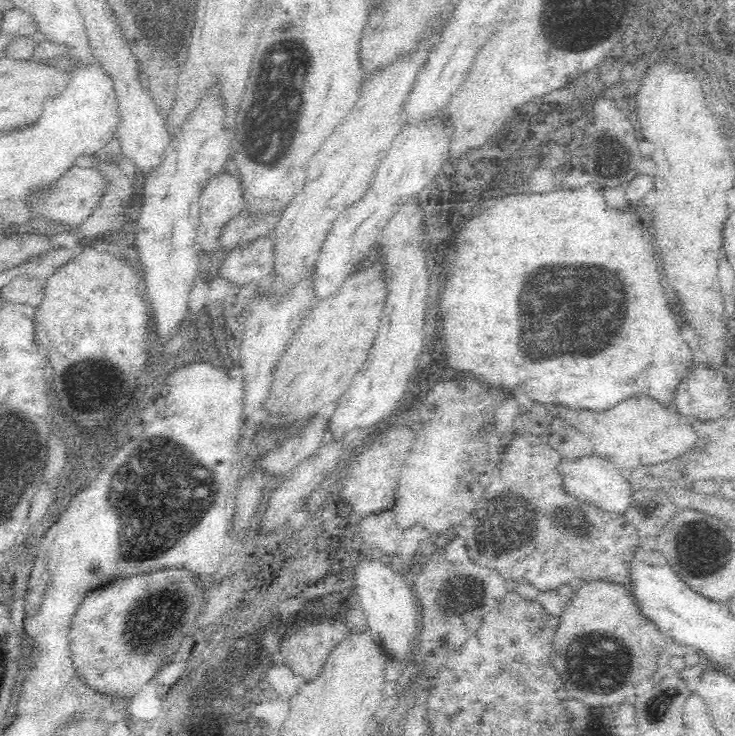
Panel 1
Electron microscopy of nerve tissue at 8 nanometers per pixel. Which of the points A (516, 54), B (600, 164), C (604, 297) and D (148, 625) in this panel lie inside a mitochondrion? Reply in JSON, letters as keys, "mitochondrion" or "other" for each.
{"A":"other","B":"other","C":"mitochondrion","D":"mitochondrion"}

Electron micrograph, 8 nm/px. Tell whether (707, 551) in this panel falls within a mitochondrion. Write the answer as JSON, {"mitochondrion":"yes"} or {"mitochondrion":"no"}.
{"mitochondrion":"yes"}

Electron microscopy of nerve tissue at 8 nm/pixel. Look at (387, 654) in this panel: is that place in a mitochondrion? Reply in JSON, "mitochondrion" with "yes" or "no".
{"mitochondrion":"no"}

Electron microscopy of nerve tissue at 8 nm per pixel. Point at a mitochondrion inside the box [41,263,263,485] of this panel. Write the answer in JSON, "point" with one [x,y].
{"point":[100,396]}

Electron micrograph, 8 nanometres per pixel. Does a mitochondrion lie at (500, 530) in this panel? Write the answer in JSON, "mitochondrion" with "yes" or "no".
{"mitochondrion":"yes"}

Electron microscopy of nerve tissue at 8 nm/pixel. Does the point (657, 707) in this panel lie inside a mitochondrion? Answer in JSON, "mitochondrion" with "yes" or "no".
{"mitochondrion":"yes"}

